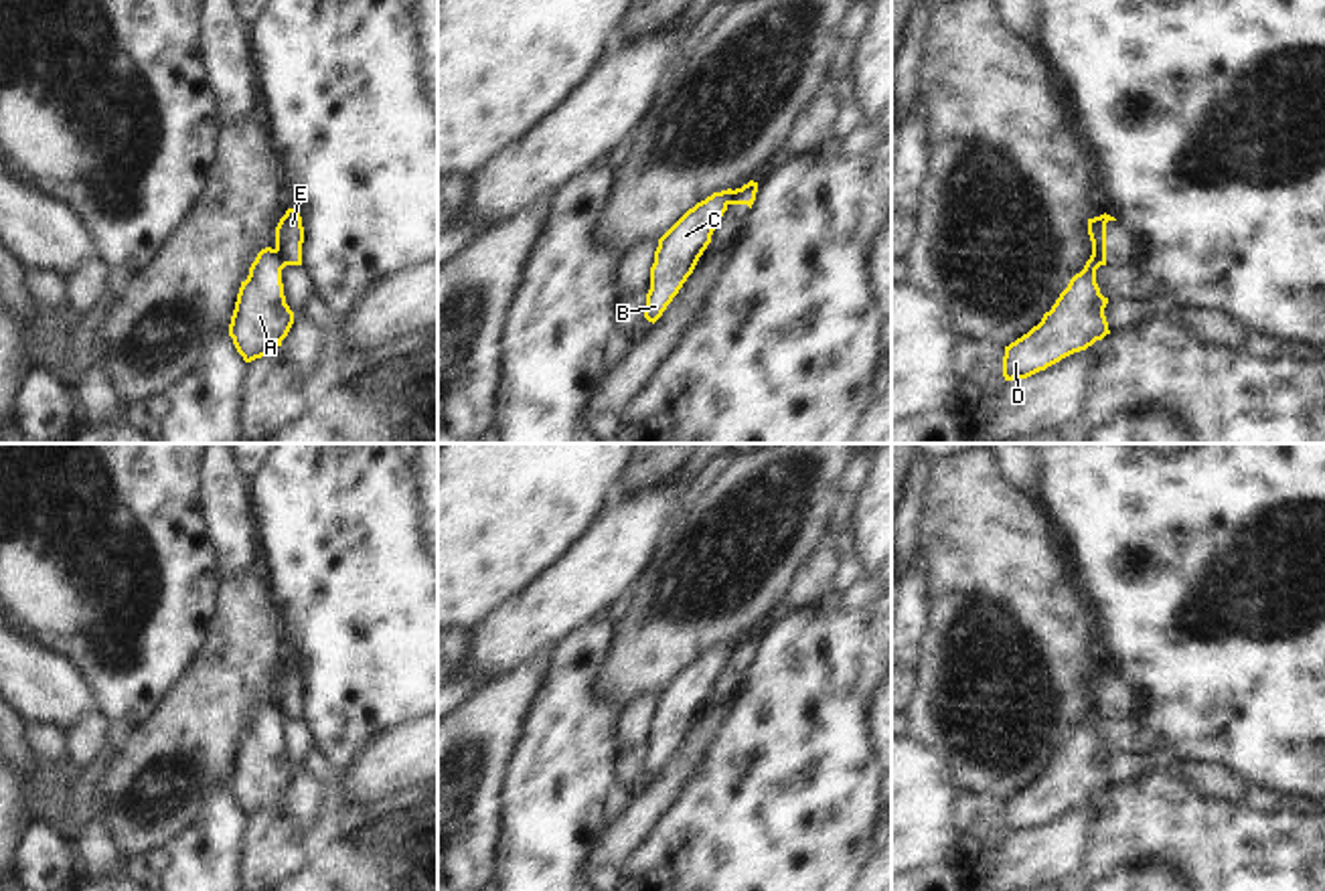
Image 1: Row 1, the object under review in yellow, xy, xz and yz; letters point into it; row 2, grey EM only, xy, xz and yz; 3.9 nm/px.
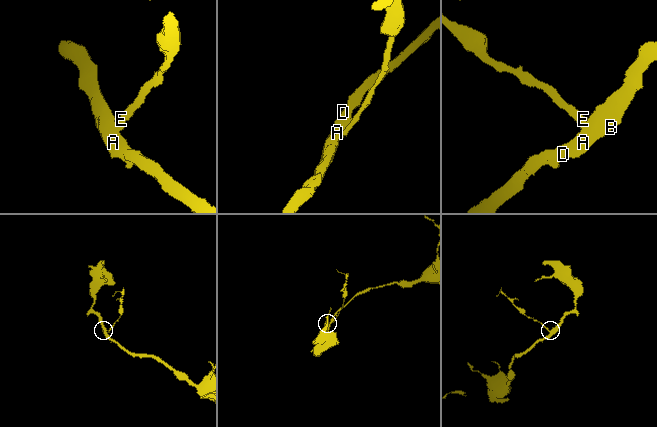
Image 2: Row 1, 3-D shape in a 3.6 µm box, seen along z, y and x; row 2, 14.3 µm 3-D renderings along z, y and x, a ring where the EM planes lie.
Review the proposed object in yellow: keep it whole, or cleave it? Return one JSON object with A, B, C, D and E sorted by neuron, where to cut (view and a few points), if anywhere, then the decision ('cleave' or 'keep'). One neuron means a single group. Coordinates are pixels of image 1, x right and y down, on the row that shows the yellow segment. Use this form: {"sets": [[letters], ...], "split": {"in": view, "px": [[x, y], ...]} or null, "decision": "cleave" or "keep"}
{"sets": [["A", "B", "C", "D"], ["E"]], "split": {"in": "xy", "px": [[274, 250], [286, 264]]}, "decision": "cleave"}

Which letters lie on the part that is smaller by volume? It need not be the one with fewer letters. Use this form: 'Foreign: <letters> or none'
Foreign: E

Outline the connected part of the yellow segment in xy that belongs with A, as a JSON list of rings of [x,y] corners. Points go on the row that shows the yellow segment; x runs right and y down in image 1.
[[[265,247],[251,263],[247,279],[241,281],[229,336],[245,362],[269,356],[294,324],[294,312],[284,296],[284,267],[278,251]]]

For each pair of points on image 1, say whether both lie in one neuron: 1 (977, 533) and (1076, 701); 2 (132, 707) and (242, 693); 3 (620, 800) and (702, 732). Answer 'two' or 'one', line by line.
1: one
2: two
3: two

